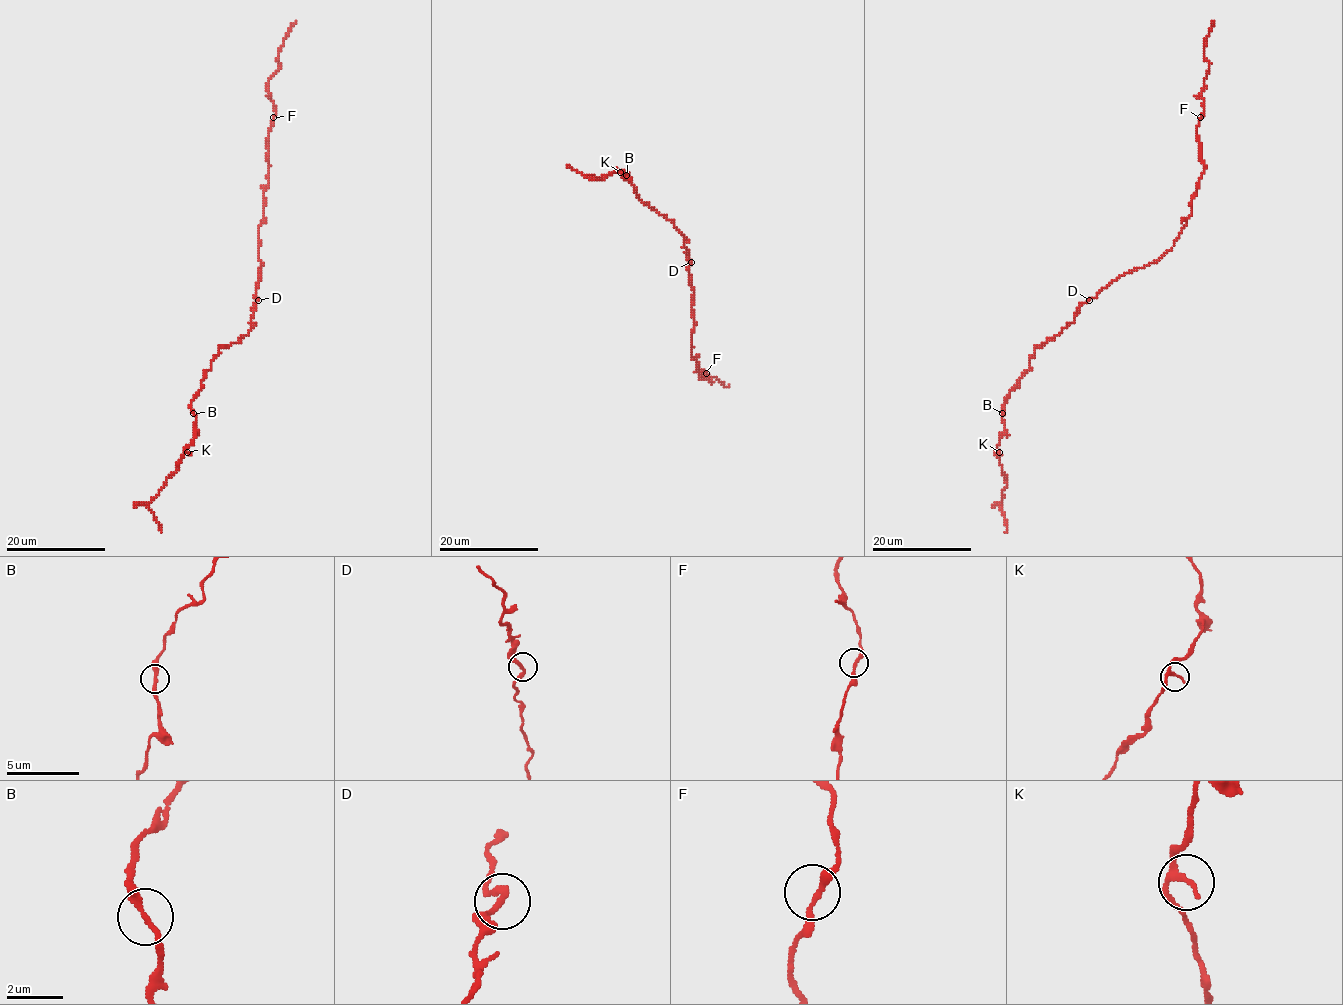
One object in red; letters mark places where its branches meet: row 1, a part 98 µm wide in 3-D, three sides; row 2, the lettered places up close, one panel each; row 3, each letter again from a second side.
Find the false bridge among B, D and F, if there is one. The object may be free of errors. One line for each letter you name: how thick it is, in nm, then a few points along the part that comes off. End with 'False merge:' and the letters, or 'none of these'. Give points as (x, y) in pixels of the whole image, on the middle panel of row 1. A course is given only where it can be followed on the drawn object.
False merge: none of these

